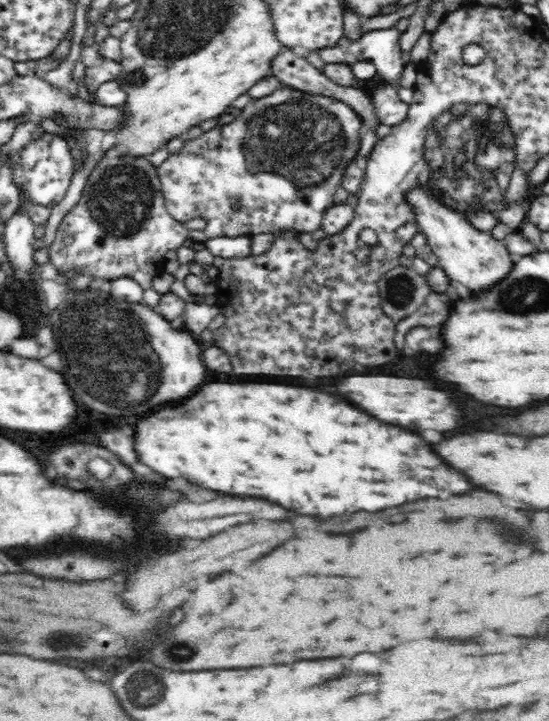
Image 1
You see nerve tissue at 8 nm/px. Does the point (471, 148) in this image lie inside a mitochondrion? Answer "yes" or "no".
yes

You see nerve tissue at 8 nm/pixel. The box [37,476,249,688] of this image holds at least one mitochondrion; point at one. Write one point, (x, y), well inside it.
(83, 647)

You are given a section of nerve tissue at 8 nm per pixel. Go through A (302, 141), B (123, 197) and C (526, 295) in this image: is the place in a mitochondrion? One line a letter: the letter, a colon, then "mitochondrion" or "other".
A: mitochondrion
B: mitochondrion
C: mitochondrion

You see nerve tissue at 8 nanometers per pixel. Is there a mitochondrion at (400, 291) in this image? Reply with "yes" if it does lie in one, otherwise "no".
yes

